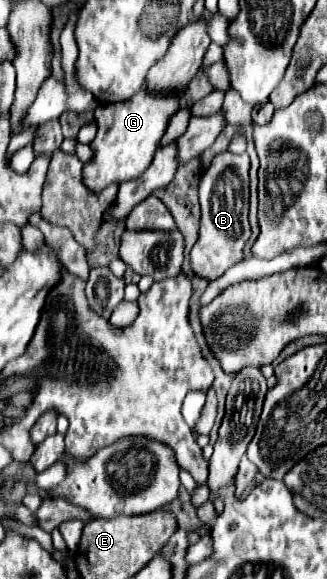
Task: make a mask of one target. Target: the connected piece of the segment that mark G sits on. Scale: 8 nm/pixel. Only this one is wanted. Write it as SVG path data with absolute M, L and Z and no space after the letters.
M140 90L126 102L98 104L94 120L98 134L90 142L94 158L82 168L82 182L92 192L102 192L110 184L122 184L140 176L152 162L158 148L158 140L164 134L168 118L178 110L178 96L152 96Z

